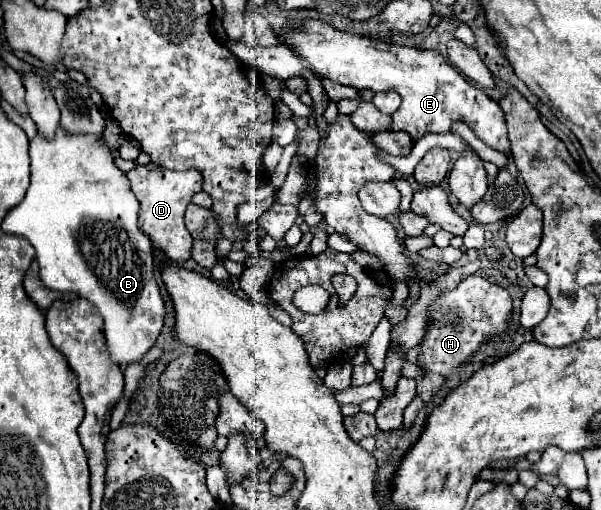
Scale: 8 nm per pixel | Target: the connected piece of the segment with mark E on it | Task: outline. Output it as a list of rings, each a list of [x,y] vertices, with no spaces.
[[[290,19],[286,21],[284,29],[284,45],[296,51],[302,59],[306,59],[312,69],[322,77],[330,79],[340,85],[350,85],[358,91],[372,89],[372,91],[396,91],[402,97],[402,105],[396,115],[392,115],[394,125],[392,131],[406,131],[412,135],[414,141],[418,141],[426,133],[448,133],[452,123],[464,121],[470,125],[470,129],[490,147],[510,153],[510,143],[508,143],[508,133],[506,133],[506,123],[504,123],[504,113],[498,103],[494,103],[482,89],[474,87],[468,83],[448,61],[440,51],[426,51],[418,47],[406,47],[406,45],[396,45],[396,43],[384,43],[376,41],[370,37],[362,35],[352,35],[346,31],[334,29],[330,23],[324,23],[320,19]]]

